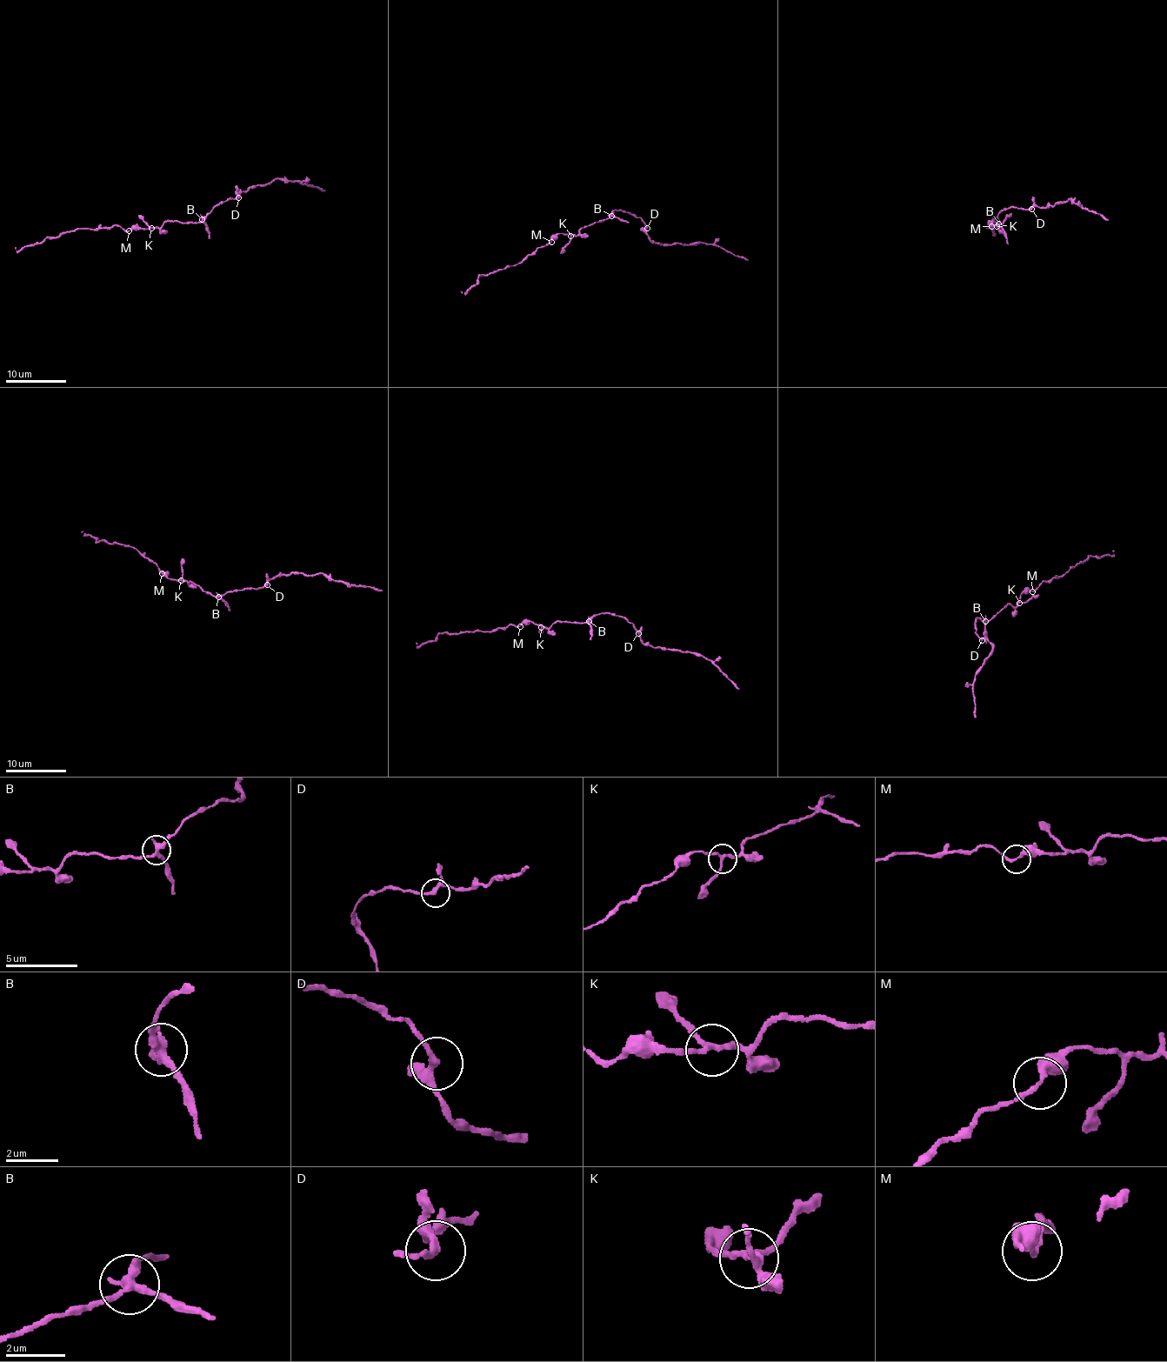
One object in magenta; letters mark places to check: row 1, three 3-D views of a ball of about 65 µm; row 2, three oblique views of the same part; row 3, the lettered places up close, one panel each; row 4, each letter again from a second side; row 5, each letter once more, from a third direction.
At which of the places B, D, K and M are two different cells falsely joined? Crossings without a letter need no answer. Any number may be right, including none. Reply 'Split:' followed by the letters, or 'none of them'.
Split: B

